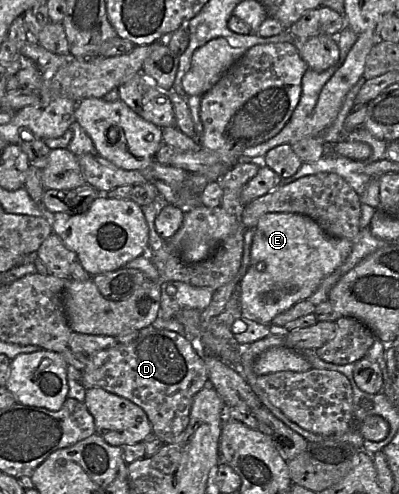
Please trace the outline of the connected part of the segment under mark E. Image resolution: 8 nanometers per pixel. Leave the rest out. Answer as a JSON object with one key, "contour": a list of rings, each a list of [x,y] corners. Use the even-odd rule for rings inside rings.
{"contour":[[[266,213],[253,232],[250,265],[240,283],[240,303],[242,315],[267,325],[281,312],[308,299],[352,249],[352,240],[330,236],[312,218],[299,213]]]}

